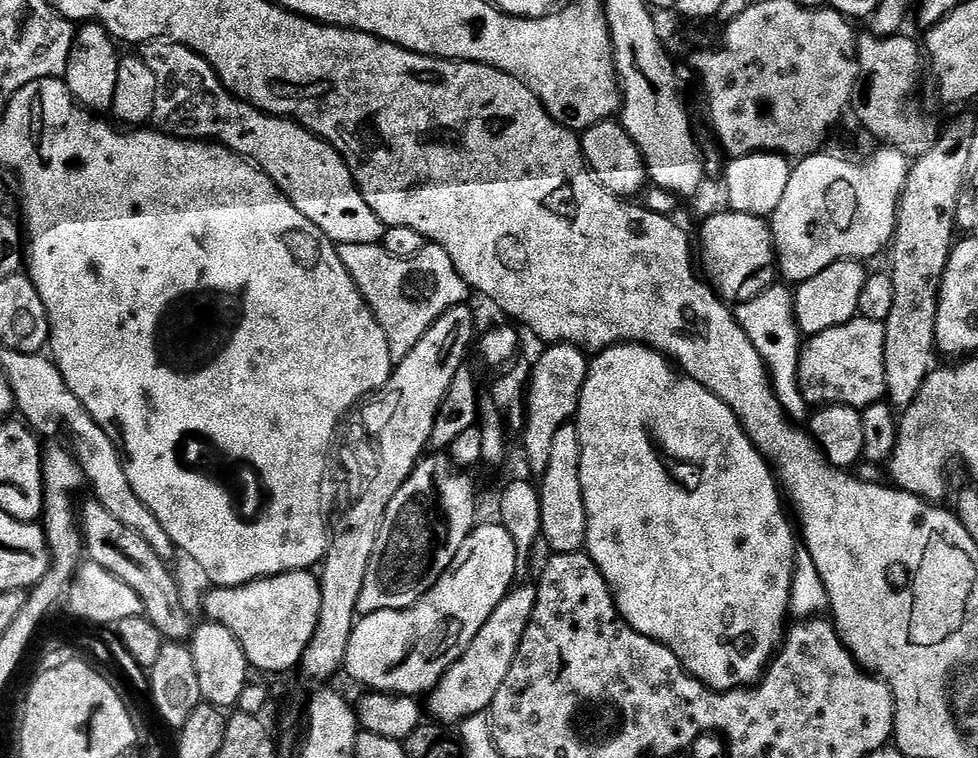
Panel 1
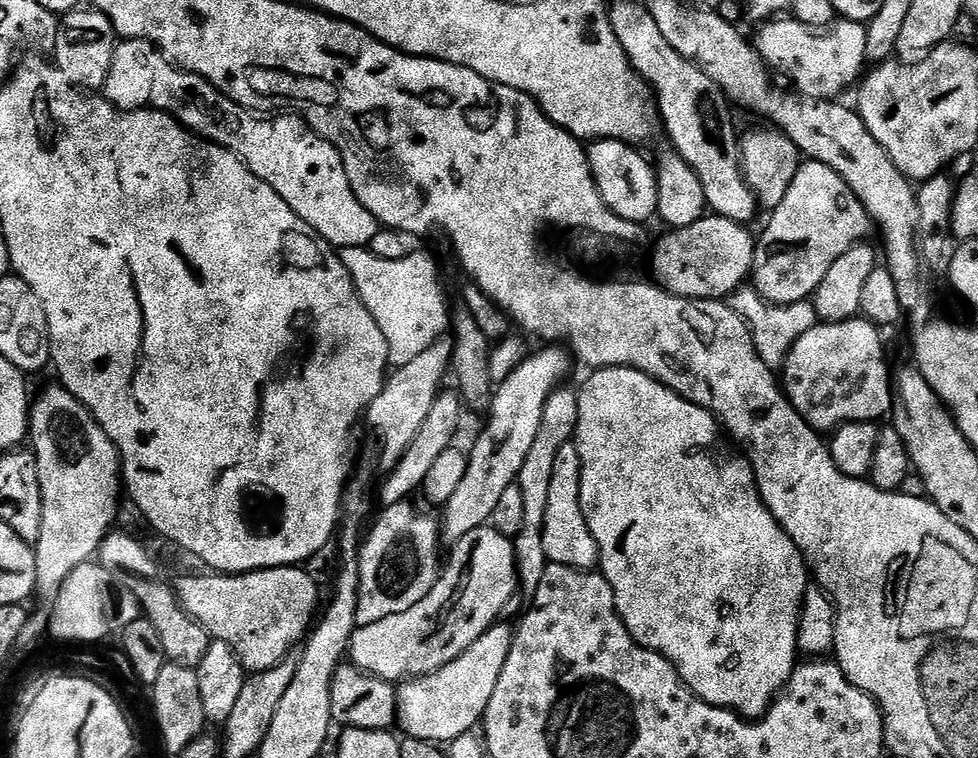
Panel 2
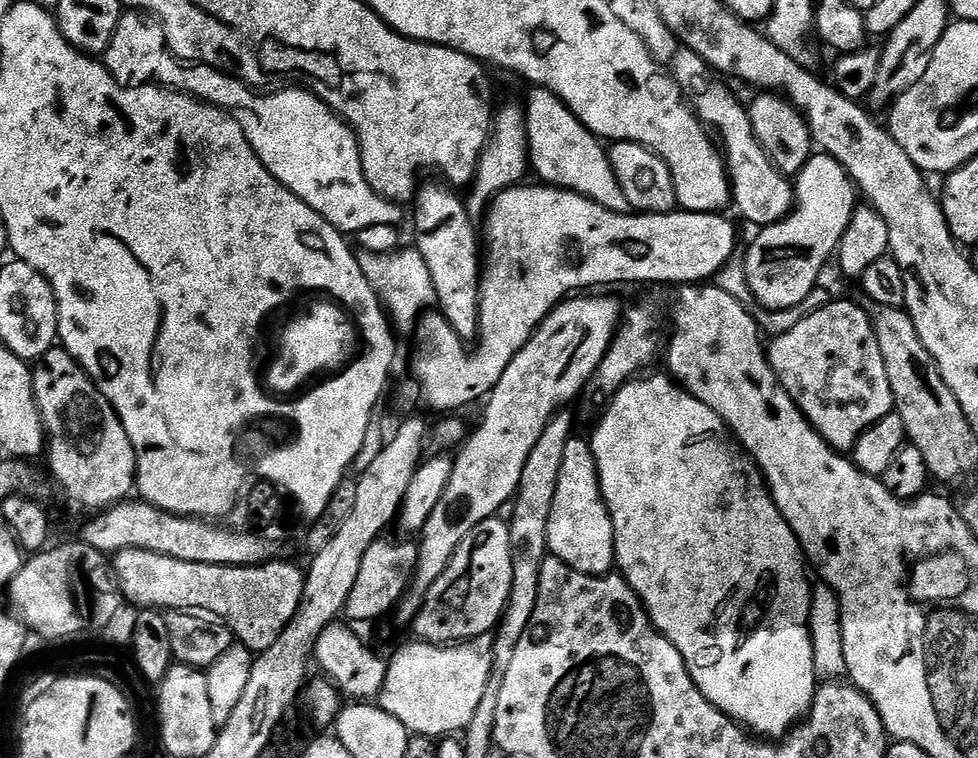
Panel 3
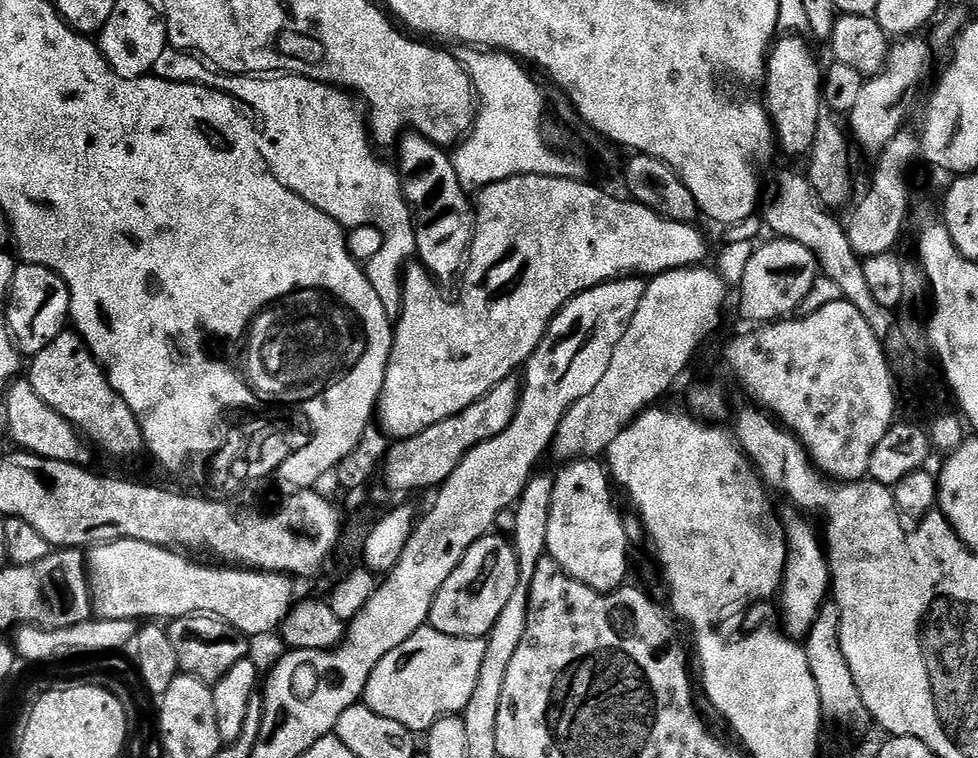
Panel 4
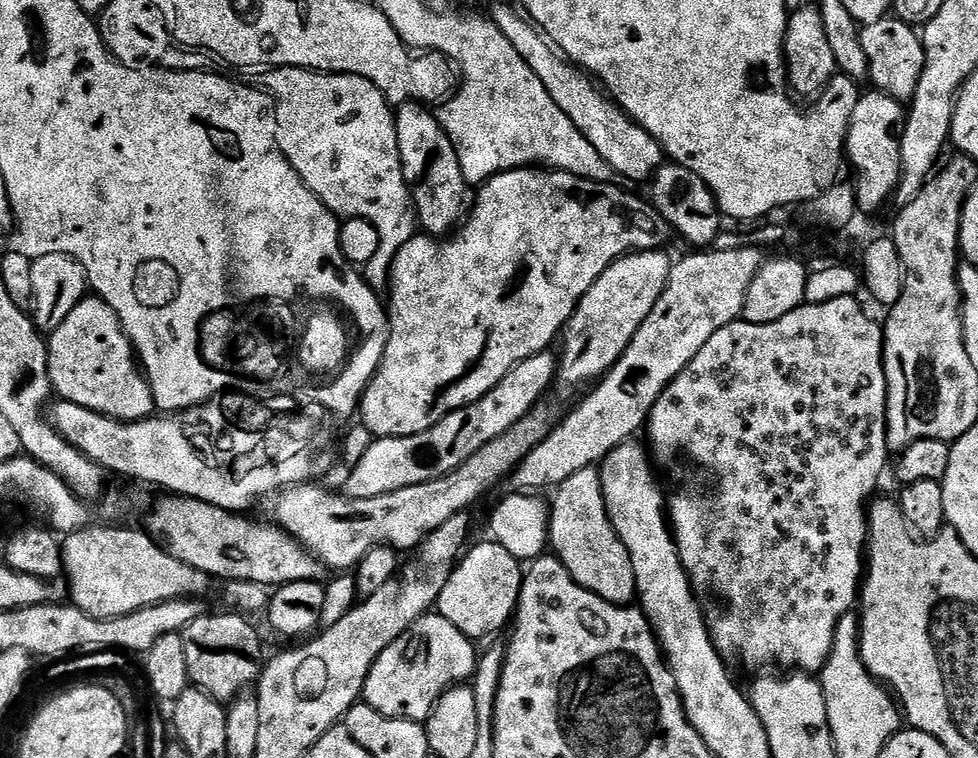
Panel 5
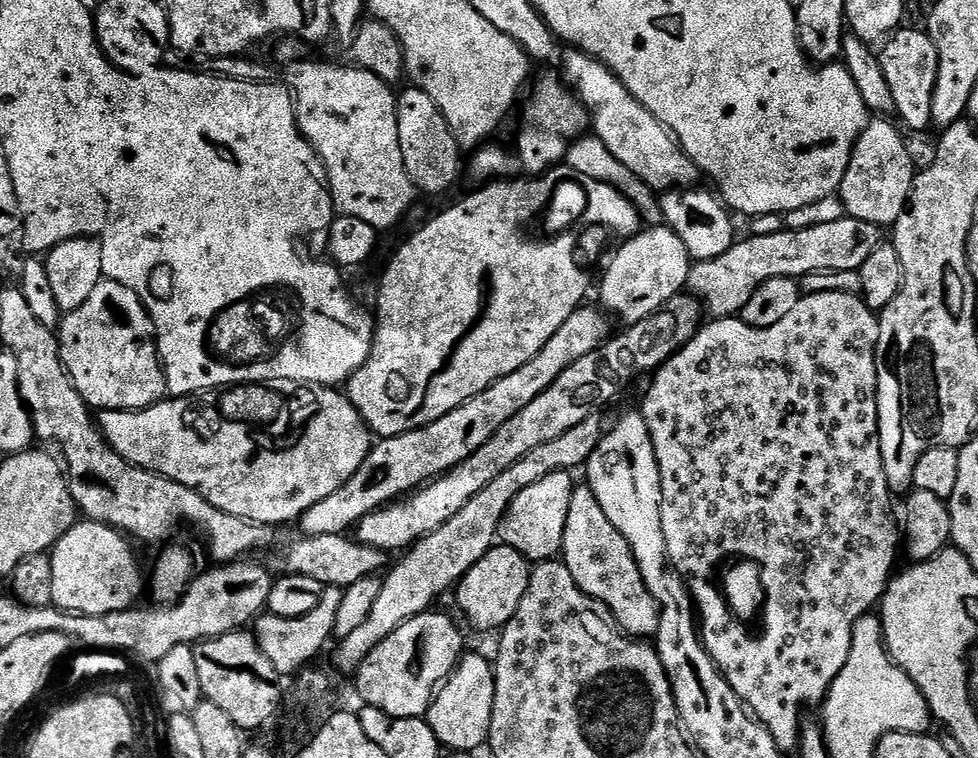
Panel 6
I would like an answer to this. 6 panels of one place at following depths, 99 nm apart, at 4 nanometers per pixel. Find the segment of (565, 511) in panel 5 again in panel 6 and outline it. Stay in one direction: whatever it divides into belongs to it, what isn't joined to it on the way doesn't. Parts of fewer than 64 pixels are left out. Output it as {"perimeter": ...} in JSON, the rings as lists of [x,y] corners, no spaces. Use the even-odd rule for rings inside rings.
{"perimeter":[[[576,486],[573,490],[573,497],[570,498],[569,517],[566,519],[562,545],[562,562],[570,570],[574,582],[580,589],[598,603],[605,604],[612,613],[613,621],[627,635],[633,638],[655,637],[660,621],[660,606],[654,602],[654,598],[646,590],[644,579],[638,570],[638,562],[634,562],[634,554],[626,538],[622,538],[622,534],[618,534],[618,530],[610,526],[610,518],[602,514],[602,506],[598,506],[598,498],[594,498],[594,494],[586,486]]]}

